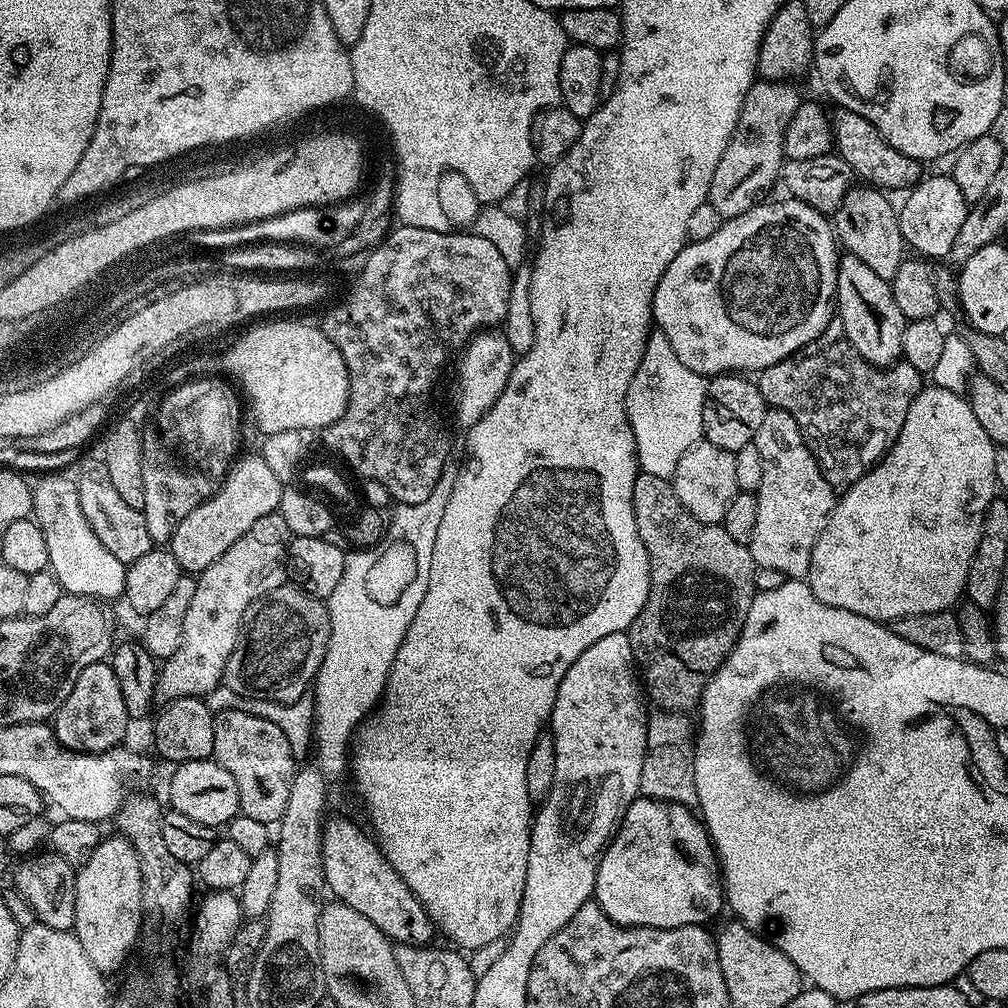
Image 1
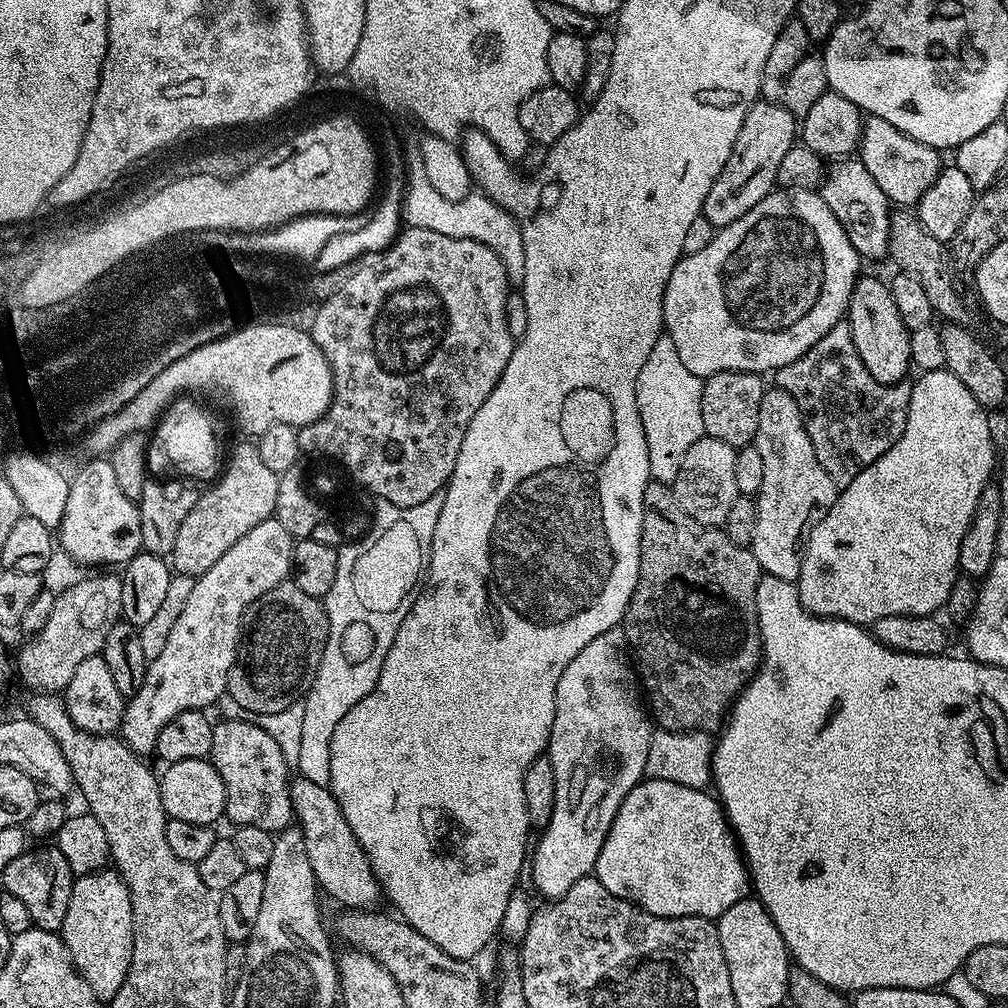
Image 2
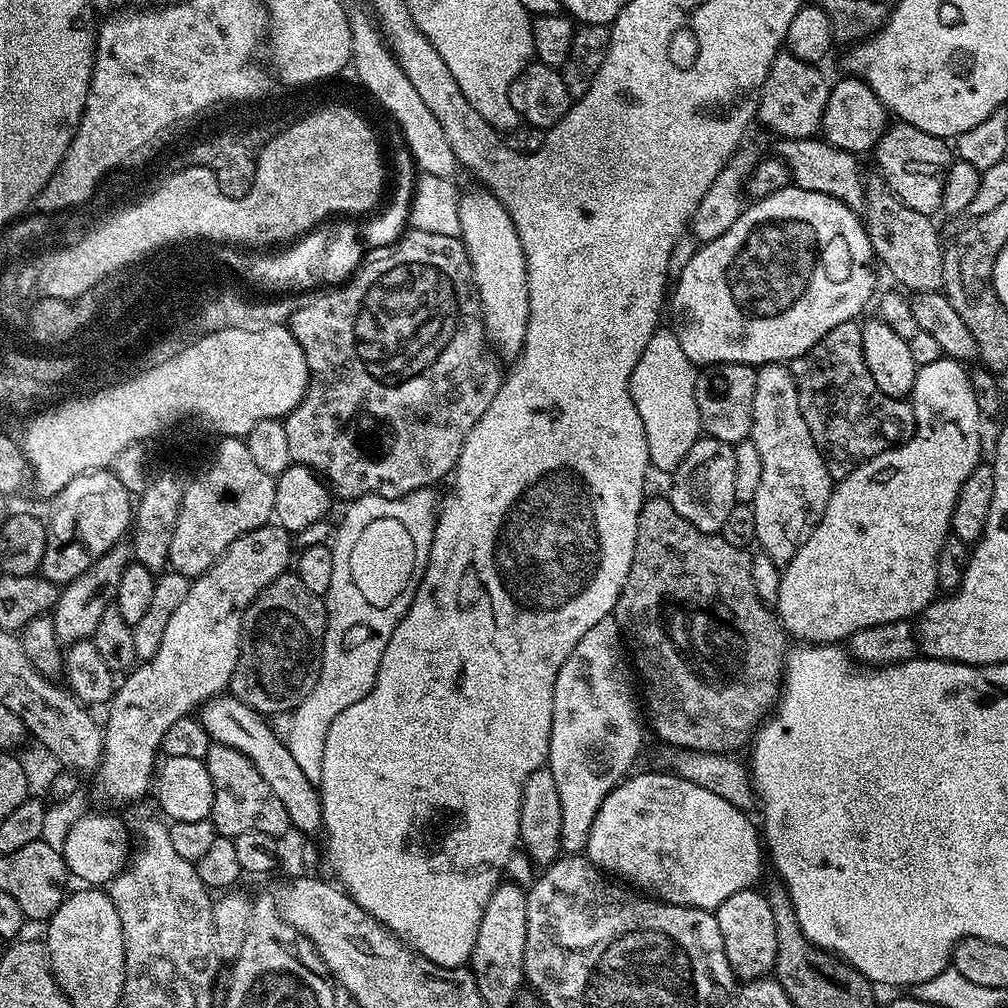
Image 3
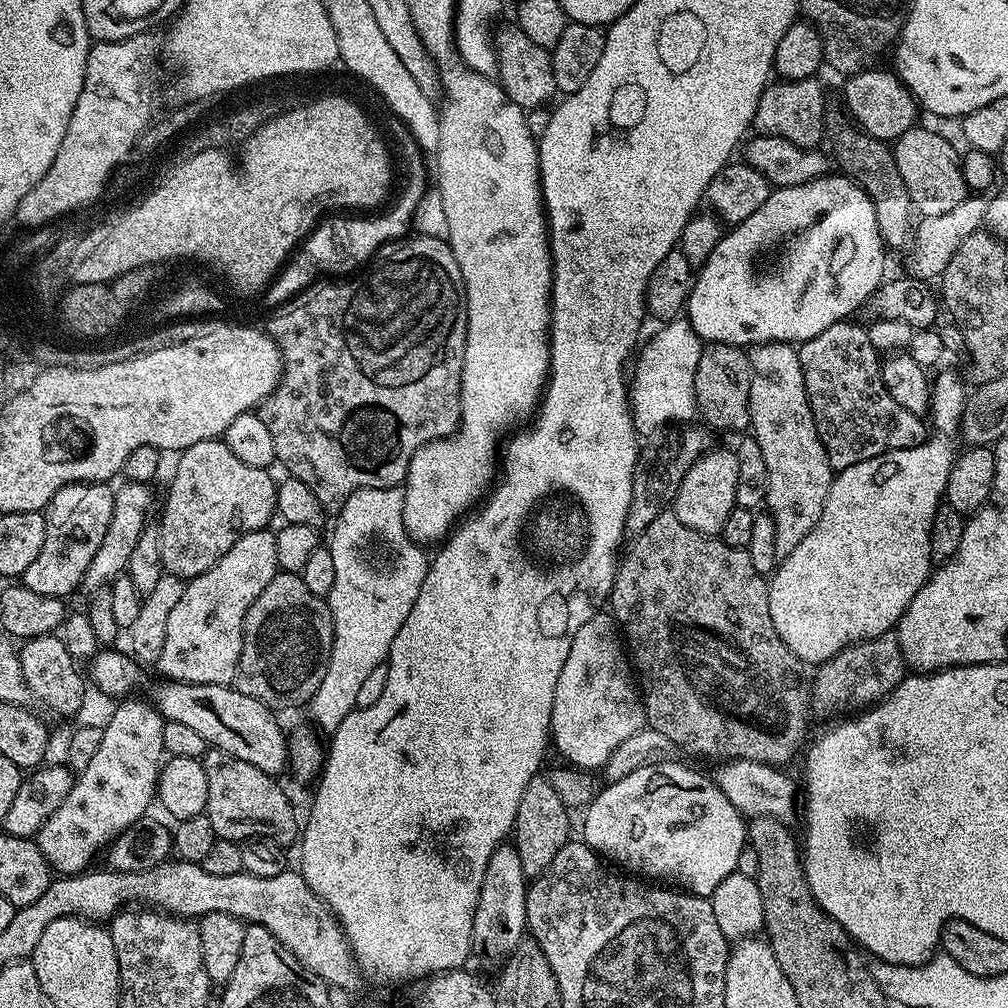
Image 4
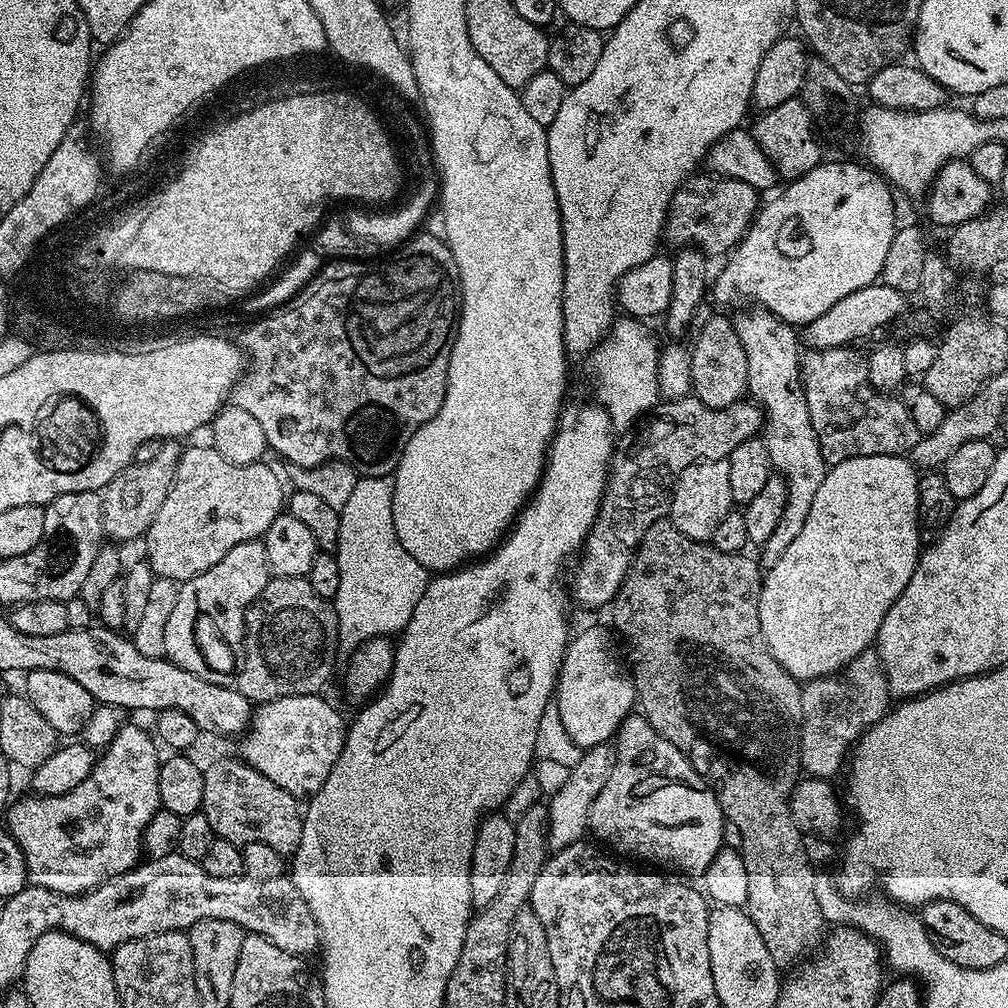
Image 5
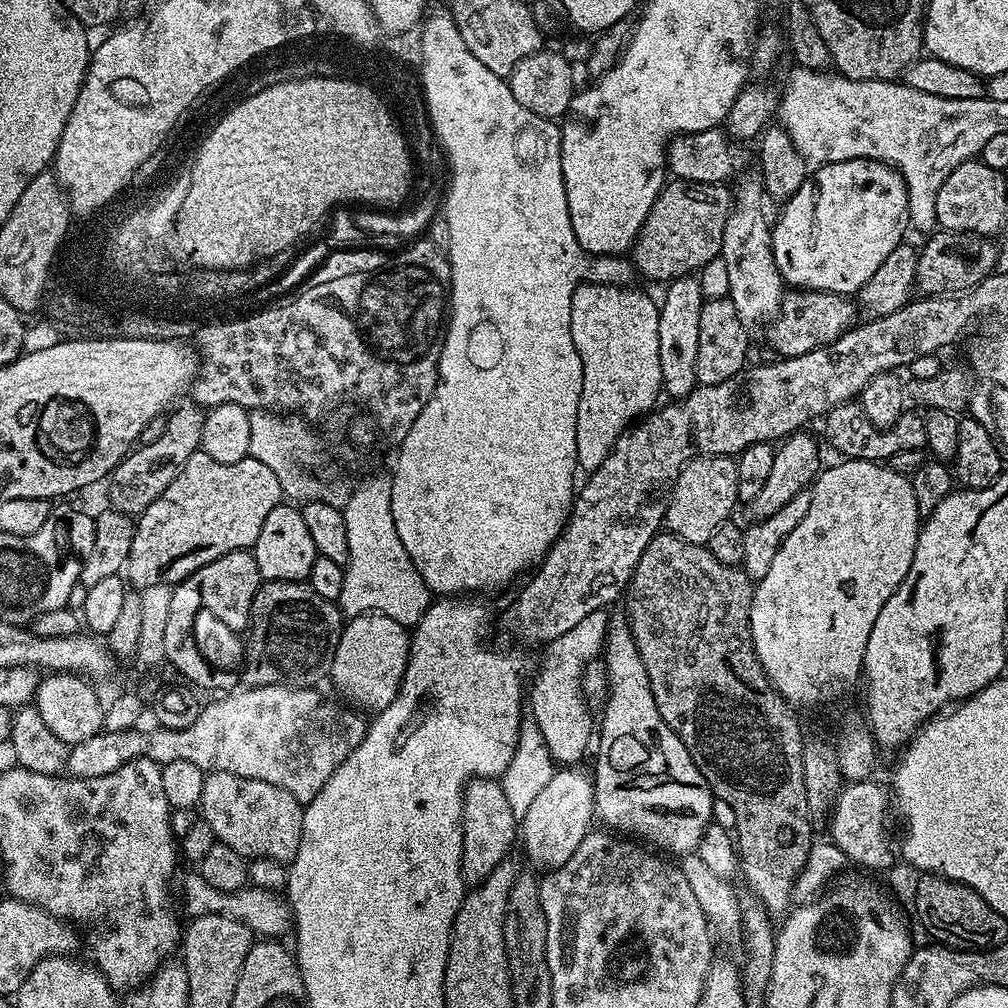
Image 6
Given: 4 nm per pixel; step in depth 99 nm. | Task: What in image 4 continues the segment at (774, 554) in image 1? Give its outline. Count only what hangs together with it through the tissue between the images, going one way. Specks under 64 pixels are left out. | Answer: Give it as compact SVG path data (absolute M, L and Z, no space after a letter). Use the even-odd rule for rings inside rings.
M758 344L748 352L750 366L752 367L752 381L750 382L750 402L748 403L748 418L750 421L751 435L762 442L762 458L766 458L768 471L768 496L770 504L776 507L774 519L777 529L792 528L799 522L800 516L796 508L788 504L792 496L788 492L797 492L798 495L808 495L808 521L809 525L818 522L828 497L834 475L830 462L826 458L826 450L818 438L818 430L814 426L812 411L808 405L806 386L802 378L800 353L791 344Z

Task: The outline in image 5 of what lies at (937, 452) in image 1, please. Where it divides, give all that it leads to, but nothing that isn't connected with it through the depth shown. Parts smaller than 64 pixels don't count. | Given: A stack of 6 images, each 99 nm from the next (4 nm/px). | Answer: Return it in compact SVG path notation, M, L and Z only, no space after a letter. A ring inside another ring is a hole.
M855 456L842 461L841 464L829 467L828 472L824 475L822 486L818 486L818 494L814 494L810 514L806 514L806 522L802 526L798 538L794 538L794 542L790 542L790 546L786 546L786 554L782 554L782 558L778 558L774 567L767 569L760 586L758 614L764 641L768 643L772 656L795 680L807 682L816 680L819 676L831 676L833 672L839 672L840 669L845 668L858 654L869 651L873 647L874 641L879 637L880 627L886 614L896 605L900 595L906 590L906 586L916 573L916 565L922 551L922 543L920 544L921 516L918 472L911 459L902 456Z

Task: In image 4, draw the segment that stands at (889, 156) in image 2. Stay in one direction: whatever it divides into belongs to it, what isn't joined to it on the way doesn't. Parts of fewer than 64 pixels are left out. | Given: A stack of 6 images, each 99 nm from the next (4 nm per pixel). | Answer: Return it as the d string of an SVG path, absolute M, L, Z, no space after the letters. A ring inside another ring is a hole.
M914 126L894 142L898 174L902 174L912 207L921 217L950 214L958 202L970 195L960 169L961 153L946 137L920 127Z

